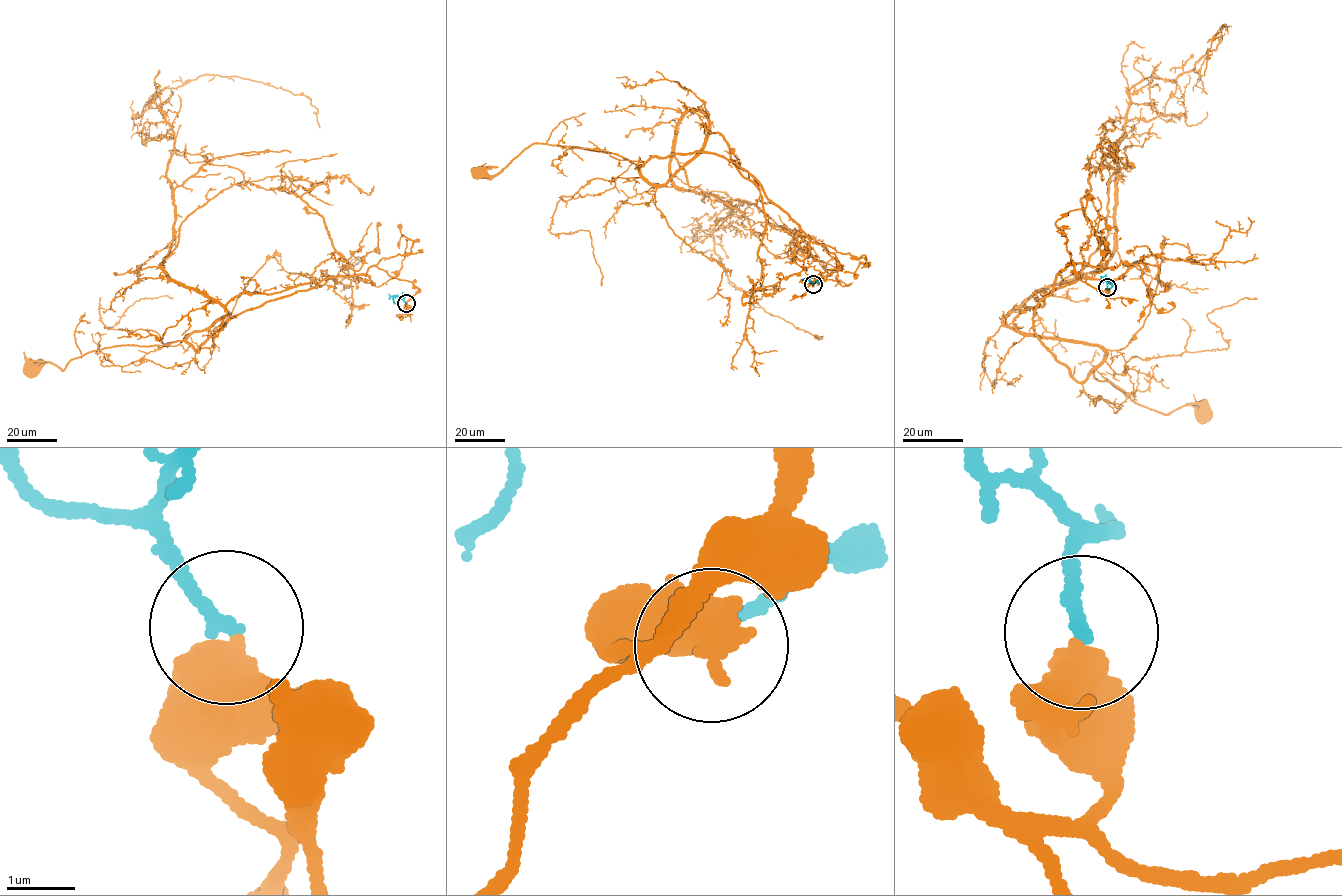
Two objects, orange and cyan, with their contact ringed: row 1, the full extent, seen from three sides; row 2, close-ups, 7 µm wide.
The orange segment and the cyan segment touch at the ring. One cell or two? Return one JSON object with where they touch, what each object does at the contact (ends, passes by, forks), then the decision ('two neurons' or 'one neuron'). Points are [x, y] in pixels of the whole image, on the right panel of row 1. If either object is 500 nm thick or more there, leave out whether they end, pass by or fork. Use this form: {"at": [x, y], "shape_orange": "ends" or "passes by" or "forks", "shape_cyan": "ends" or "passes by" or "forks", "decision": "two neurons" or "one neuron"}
{"at": [1107, 287], "decision": "two neurons"}

